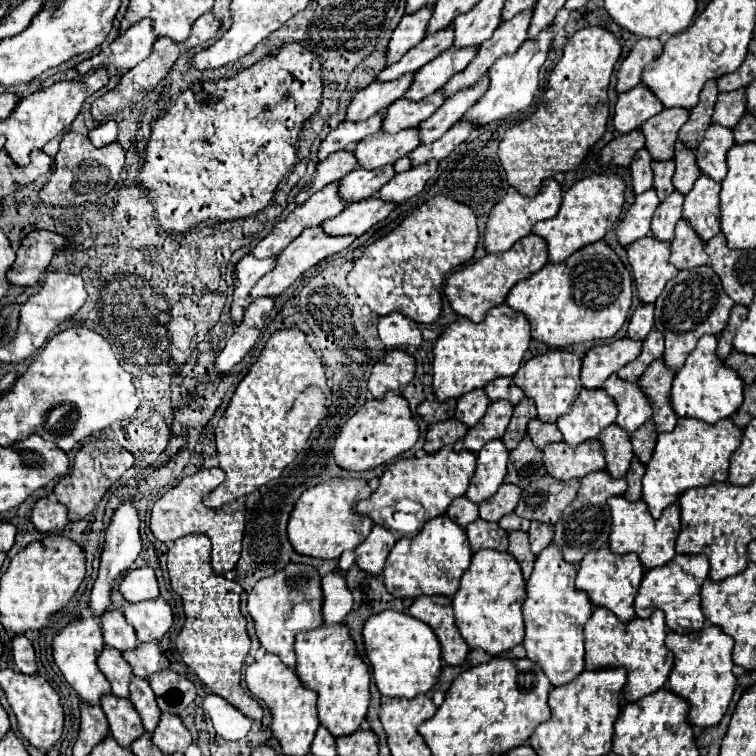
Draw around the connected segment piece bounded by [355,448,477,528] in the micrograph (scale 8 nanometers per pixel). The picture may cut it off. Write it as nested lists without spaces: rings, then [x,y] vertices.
[[[441,448],[439,452],[427,454],[423,458],[403,458],[403,460],[397,460],[395,464],[387,466],[383,476],[379,478],[379,488],[367,500],[361,500],[355,510],[357,510],[357,514],[367,516],[375,524],[387,528],[387,522],[381,516],[383,508],[389,508],[395,502],[399,502],[403,498],[409,498],[409,500],[421,504],[421,512],[419,512],[421,514],[421,522],[427,522],[433,516],[445,514],[449,504],[455,498],[459,498],[459,496],[463,496],[467,492],[469,482],[471,482],[473,474],[475,474],[475,462],[477,460],[475,460],[475,456],[471,452],[465,452],[465,450],[455,452],[453,448],[449,448],[449,450]]]

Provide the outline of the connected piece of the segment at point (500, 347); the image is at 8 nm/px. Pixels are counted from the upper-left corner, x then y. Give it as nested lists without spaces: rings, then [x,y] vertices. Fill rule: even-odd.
[[[499,304],[487,312],[487,318],[479,324],[459,318],[455,320],[435,342],[433,348],[433,394],[439,402],[447,398],[459,398],[475,388],[485,388],[495,378],[513,376],[525,356],[531,342],[529,322],[519,312],[513,312],[507,304]]]

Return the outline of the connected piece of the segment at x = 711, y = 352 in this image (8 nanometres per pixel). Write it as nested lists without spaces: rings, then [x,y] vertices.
[[[701,336],[691,356],[685,360],[685,366],[675,374],[673,388],[669,394],[669,404],[679,418],[697,418],[703,422],[719,422],[735,414],[743,402],[743,382],[737,378],[737,372],[725,368],[723,360],[715,354],[717,338]]]

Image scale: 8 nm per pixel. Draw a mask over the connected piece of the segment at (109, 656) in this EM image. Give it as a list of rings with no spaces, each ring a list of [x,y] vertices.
[[[105,646],[97,658],[97,666],[105,674],[105,678],[111,682],[113,694],[119,698],[129,698],[131,668],[129,668],[129,664],[125,664],[121,652],[117,652],[111,646]]]

